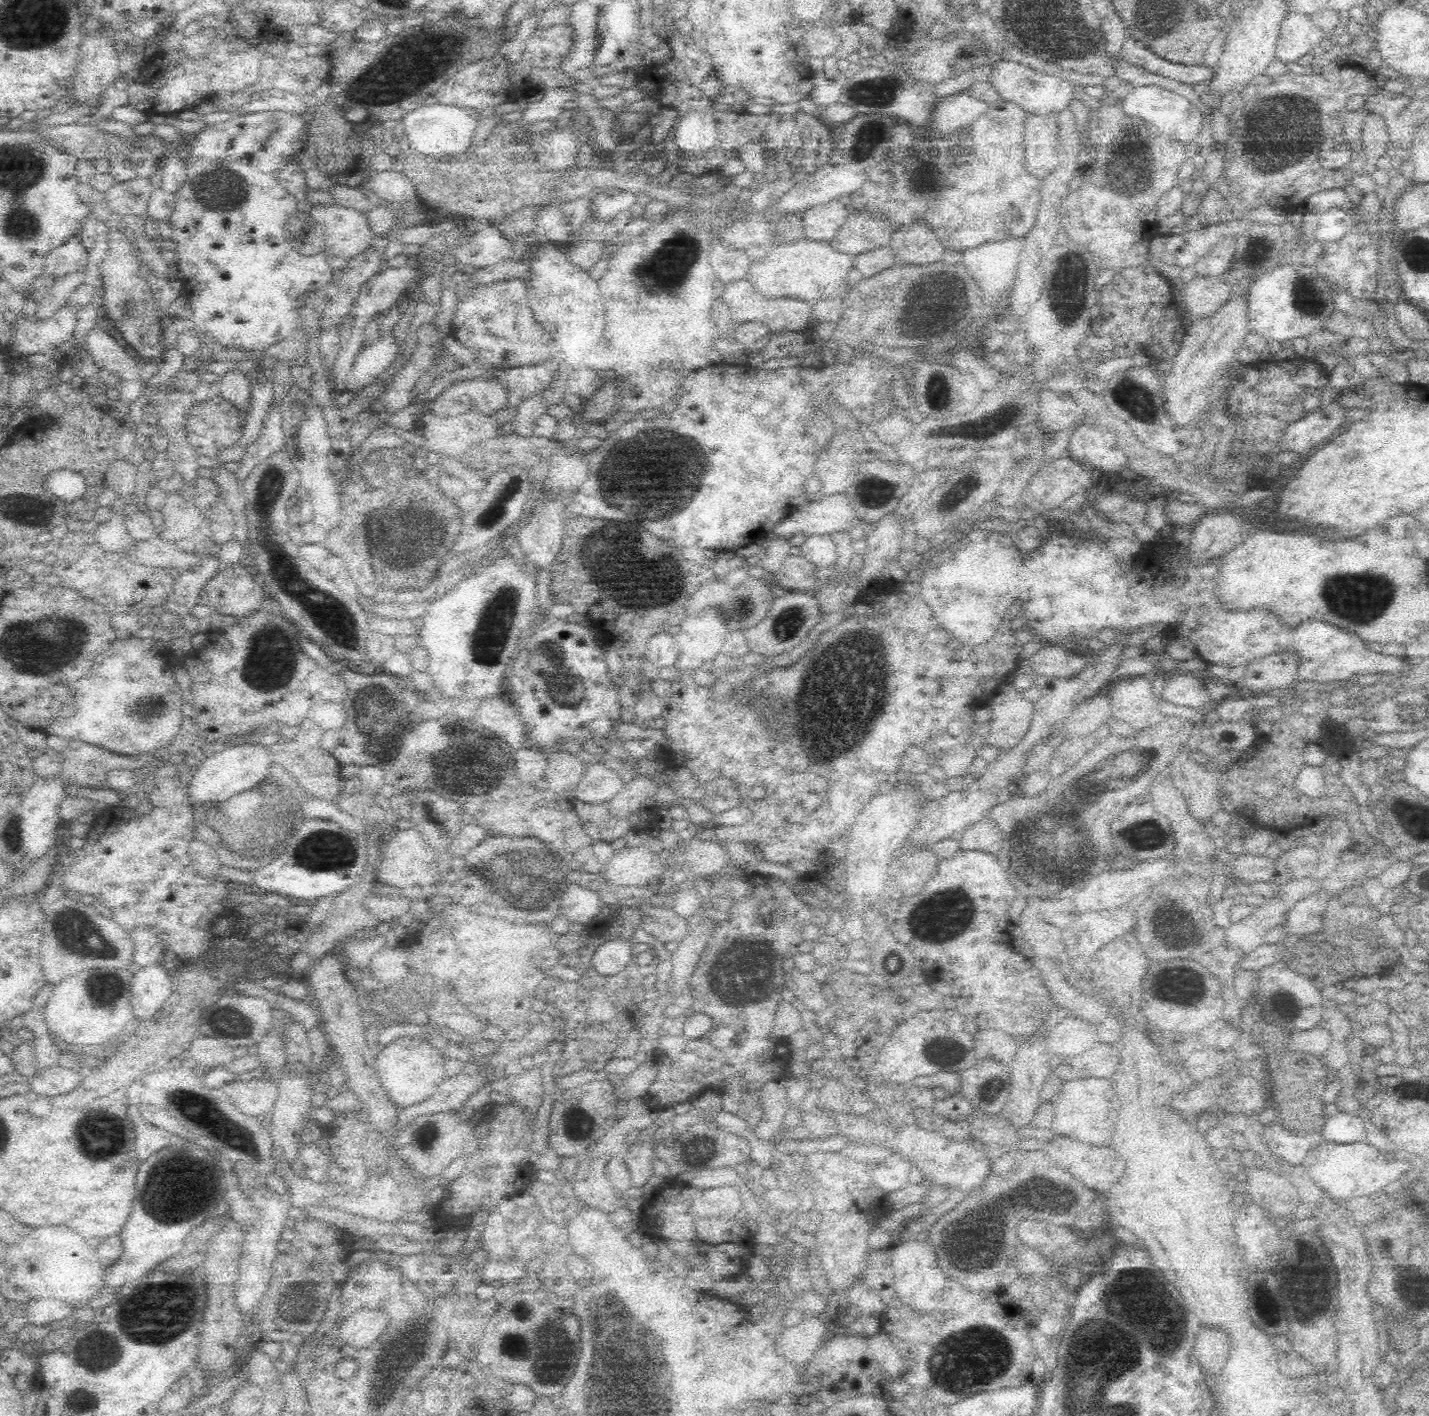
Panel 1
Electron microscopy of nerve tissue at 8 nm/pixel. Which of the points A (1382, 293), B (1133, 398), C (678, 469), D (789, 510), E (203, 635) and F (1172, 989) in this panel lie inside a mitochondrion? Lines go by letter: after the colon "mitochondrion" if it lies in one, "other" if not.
A: other
B: mitochondrion
C: mitochondrion
D: other
E: other
F: mitochondrion

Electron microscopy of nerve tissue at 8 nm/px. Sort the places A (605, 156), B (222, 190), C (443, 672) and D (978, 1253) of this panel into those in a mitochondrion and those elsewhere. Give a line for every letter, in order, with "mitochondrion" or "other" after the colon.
A: other
B: mitochondrion
C: other
D: mitochondrion

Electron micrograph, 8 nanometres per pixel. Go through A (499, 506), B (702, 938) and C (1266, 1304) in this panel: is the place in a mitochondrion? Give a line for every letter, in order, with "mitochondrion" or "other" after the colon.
A: mitochondrion
B: other
C: mitochondrion

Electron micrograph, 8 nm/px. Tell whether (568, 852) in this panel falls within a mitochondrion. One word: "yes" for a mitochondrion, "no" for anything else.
no

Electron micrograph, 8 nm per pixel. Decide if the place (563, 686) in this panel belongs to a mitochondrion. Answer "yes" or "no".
yes

